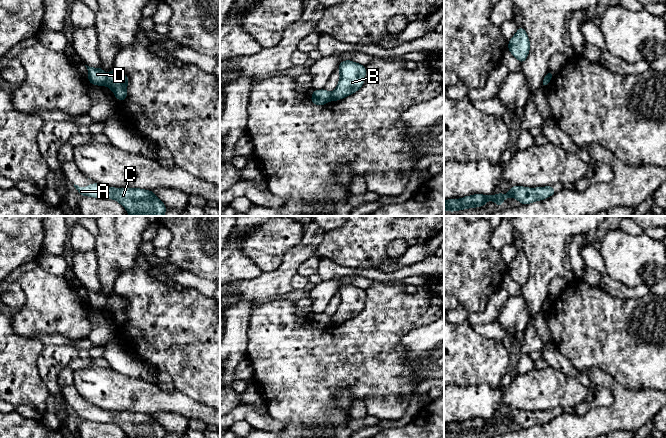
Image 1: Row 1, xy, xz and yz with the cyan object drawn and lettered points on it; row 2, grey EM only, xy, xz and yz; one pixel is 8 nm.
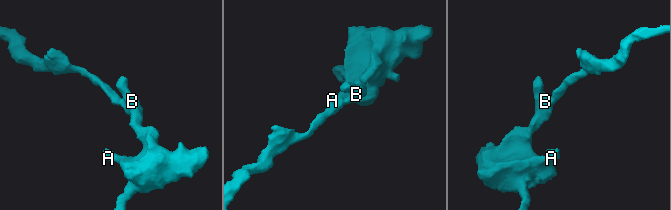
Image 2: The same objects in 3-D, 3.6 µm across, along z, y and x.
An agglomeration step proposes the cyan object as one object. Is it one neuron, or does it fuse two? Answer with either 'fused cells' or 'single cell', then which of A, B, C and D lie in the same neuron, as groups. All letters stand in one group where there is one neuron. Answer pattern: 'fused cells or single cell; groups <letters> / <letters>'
fused cells; groups A B C / D

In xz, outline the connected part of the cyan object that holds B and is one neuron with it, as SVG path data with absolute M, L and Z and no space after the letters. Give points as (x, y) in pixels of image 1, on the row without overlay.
M346 284L340 286L338 295L340 303L336 313L331 317L334 325L341 324L362 311L365 305L366 290Z

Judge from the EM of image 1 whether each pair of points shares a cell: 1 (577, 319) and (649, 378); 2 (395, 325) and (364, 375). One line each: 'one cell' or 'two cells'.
1: one cell
2: one cell

